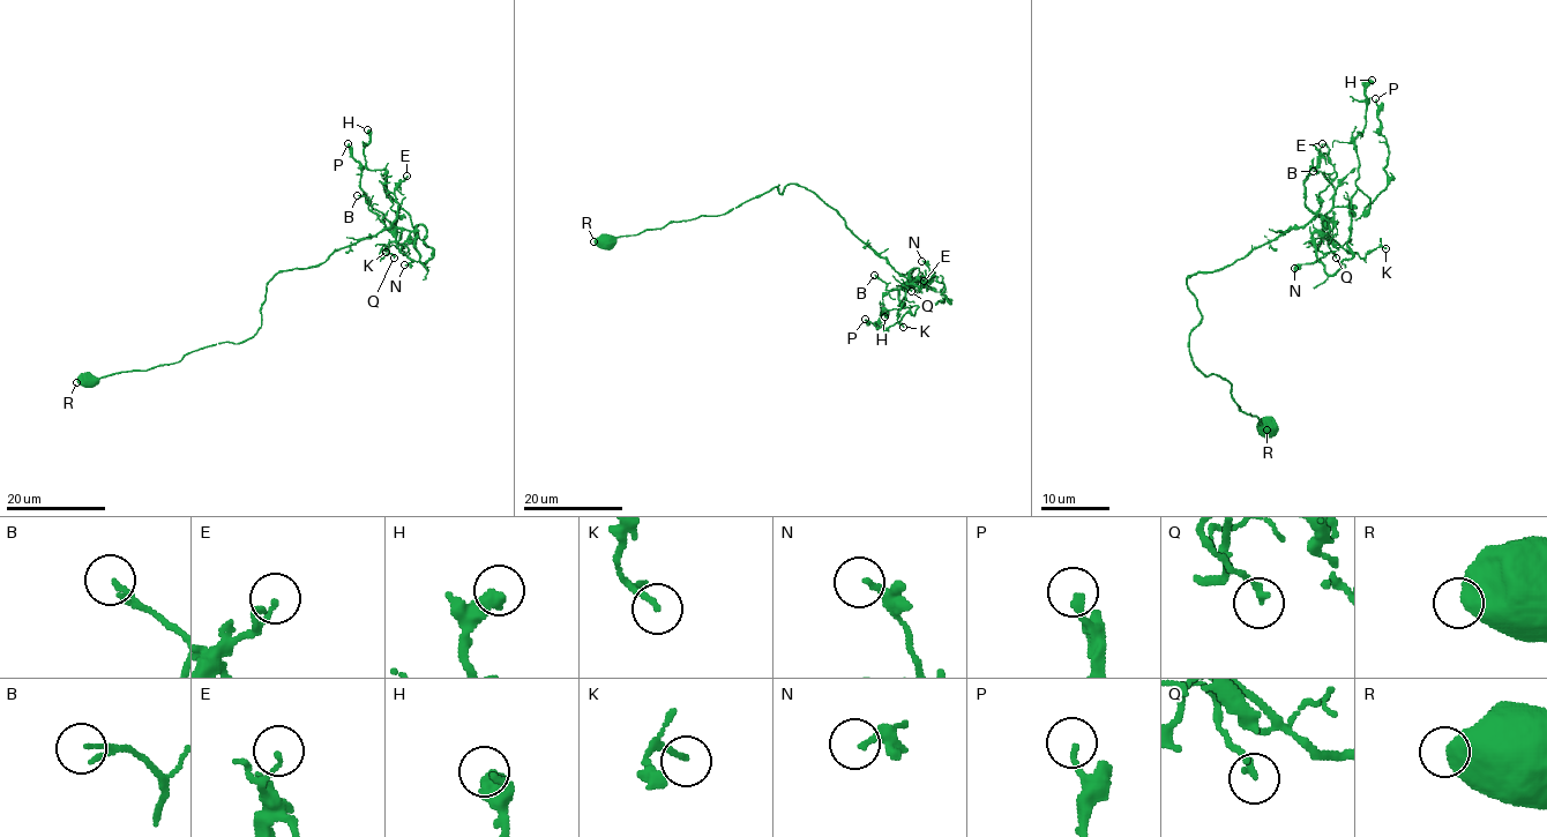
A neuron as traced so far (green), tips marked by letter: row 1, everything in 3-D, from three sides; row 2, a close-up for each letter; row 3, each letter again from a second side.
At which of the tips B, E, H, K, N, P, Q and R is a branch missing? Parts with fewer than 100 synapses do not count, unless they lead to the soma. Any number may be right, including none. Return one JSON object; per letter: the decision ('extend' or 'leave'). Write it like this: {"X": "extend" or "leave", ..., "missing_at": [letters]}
{"B": "leave", "E": "leave", "H": "leave", "K": "leave", "N": "leave", "P": "leave", "Q": "leave", "R": "leave", "missing_at": []}

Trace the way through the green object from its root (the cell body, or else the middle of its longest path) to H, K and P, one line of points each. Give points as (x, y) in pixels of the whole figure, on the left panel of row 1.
H: (339, 248), (389, 229), (427, 270), (432, 256), (386, 171), (366, 166), (367, 129)
K: (339, 248), (389, 229), (395, 240), (388, 244), (388, 253), (382, 258), (381, 251), (386, 252)
P: (339, 248), (389, 229), (427, 270), (432, 256), (423, 225), (370, 204), (348, 143)

